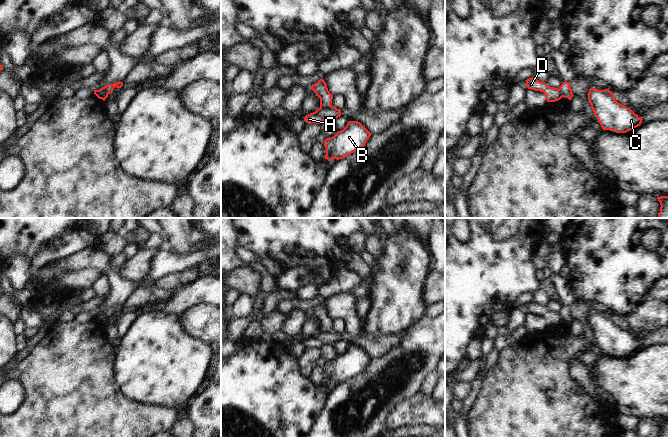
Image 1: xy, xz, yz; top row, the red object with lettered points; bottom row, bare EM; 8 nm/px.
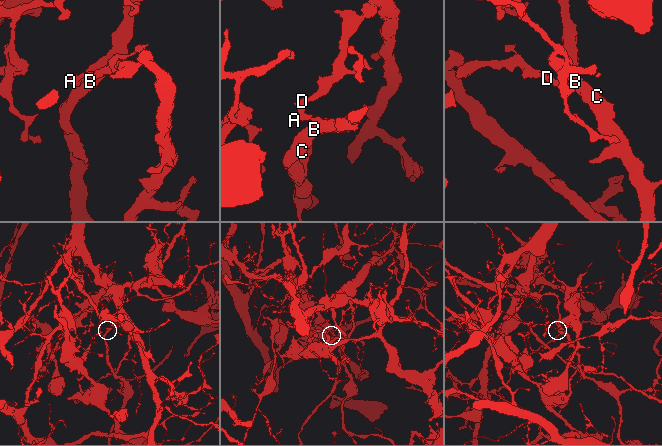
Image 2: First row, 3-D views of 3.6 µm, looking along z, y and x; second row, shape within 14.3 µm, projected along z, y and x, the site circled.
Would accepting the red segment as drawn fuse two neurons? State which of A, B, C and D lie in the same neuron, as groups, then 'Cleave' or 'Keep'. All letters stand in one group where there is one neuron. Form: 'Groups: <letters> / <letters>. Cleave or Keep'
Groups: A B C / D. Cleave

